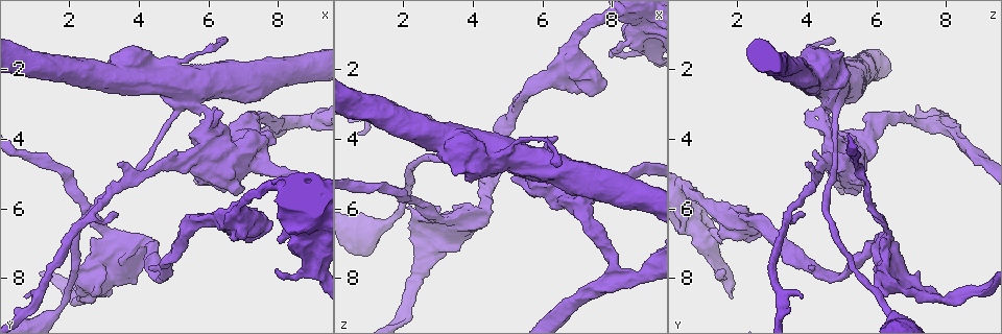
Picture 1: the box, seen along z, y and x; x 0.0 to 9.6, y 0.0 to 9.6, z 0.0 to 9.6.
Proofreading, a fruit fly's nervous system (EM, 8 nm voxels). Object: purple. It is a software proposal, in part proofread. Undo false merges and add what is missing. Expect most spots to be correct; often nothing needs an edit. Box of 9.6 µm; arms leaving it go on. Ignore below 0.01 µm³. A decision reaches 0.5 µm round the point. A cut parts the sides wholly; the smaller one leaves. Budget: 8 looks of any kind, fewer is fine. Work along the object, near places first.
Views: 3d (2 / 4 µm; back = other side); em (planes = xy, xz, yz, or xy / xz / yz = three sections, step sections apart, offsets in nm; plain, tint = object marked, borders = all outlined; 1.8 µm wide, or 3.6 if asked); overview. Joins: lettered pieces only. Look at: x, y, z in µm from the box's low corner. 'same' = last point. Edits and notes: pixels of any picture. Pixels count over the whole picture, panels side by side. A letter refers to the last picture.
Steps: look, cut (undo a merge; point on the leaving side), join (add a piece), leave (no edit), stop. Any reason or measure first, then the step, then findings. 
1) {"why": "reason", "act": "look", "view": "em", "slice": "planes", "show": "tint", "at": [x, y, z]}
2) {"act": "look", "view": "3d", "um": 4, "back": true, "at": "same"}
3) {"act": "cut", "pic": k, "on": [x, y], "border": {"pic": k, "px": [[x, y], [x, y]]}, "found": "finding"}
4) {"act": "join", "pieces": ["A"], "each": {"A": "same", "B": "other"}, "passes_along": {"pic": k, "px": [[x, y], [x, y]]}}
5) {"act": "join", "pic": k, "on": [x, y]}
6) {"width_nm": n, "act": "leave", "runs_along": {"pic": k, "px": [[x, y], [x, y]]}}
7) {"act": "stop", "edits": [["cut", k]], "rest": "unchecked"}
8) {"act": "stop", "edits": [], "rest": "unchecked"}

{"why": "sharp bend", "act": "look", "view": "3d", "um": 4, "back": true, "at": [6.35, 4.45, 5.10]}

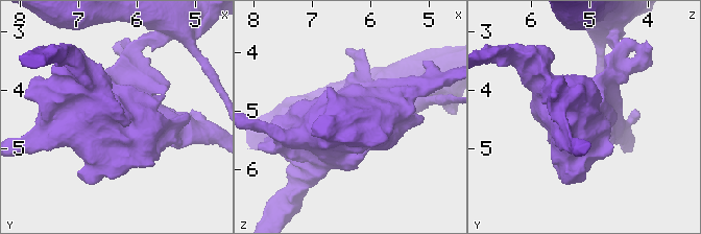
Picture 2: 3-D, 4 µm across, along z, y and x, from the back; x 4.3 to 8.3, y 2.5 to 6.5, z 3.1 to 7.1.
{"act": "look", "view": "em", "um": 3.6, "slice": "xy", "step": 4, "show": "tint", "at": "same"}

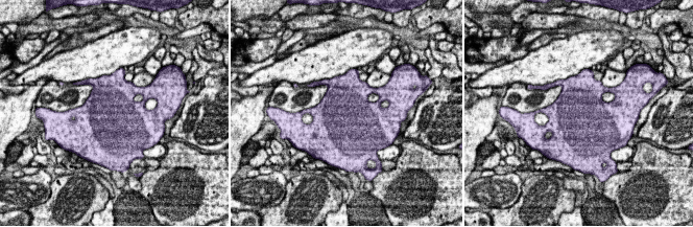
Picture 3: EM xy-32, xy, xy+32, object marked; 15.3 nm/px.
{"act": "look", "view": "em", "um": 3.6, "slice": "planes", "show": "borders", "at": "same"}

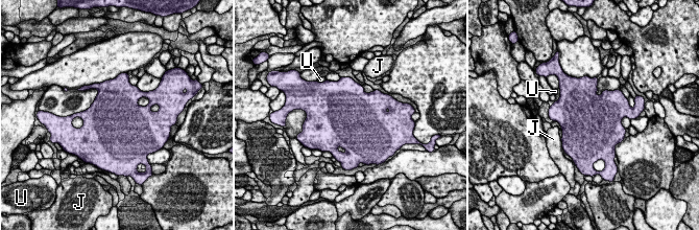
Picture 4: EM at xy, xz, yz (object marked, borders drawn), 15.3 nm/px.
{"width_nm": 950, "act": "leave", "each": {"J": "other", "U": "other"}, "found": "all the same neuron"}

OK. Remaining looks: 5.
{"why": "sudden change in width", "act": "look", "view": "em", "um": 3.6, "slice": "planes", "show": "borders", "at": [3.70, 7.10, 6.25]}

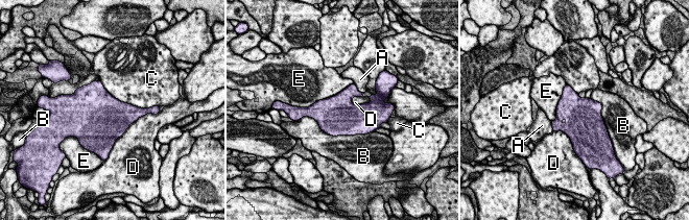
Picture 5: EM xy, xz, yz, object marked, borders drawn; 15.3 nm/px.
{"act": "leave", "each": {"A": "other", "B": "other", "C": "other", "D": "other", "E": "other"}, "border": {"pic": 5, "px": [[351, 98], [354, 103], [372, 100]]}, "found": "continuous, no second neuron"}

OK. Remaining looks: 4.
{"why": "closes a loop", "act": "look", "view": "em", "um": 3.6, "slice": "xy", "step": 16, "show": "borders", "at": [5.25, 2.90, 4.80]}

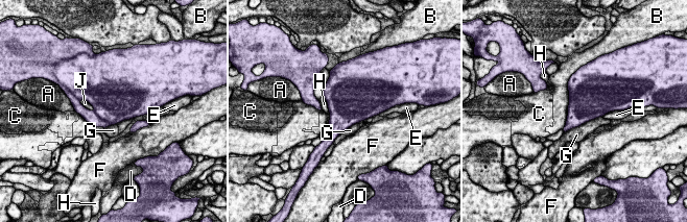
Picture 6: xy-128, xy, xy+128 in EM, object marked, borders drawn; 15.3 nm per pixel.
{"longest_contact_nm": ["B", 800], "act": "cut", "pic": 6, "on": [109, 104], "each": {"A": "other", "B": "other", "C": "other", "D": "other", "E": "other", "F": "other", "G": "other", "H": "other", "J": "other"}, "border": {"pic": 6, "px": [[94, 109], [99, 117], [112, 124]]}, "found": "a second neuron is stuck on"}

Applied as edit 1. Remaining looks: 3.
{"act": "stop", "edits": [["cut", 6]], "rest": "unchecked"}

